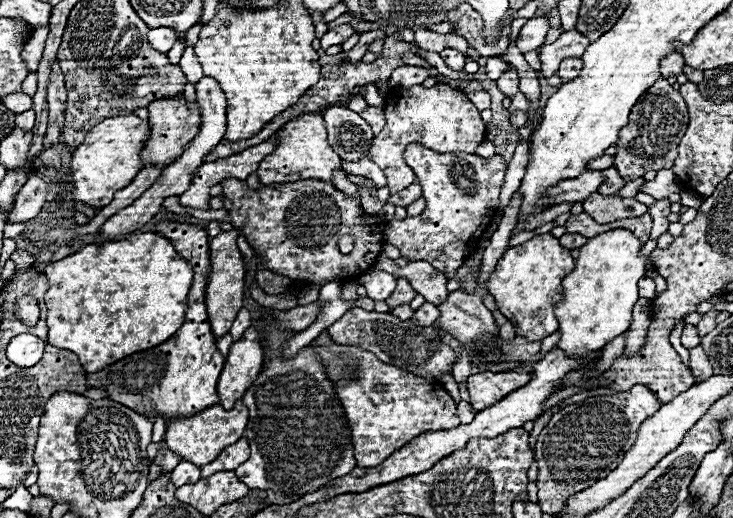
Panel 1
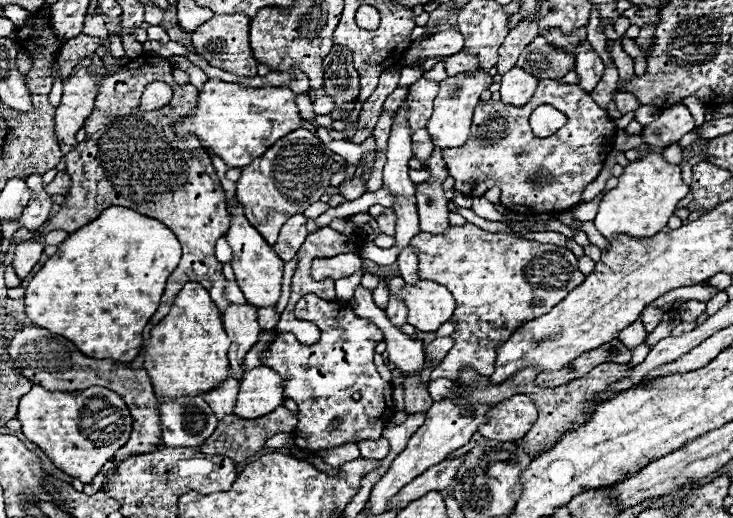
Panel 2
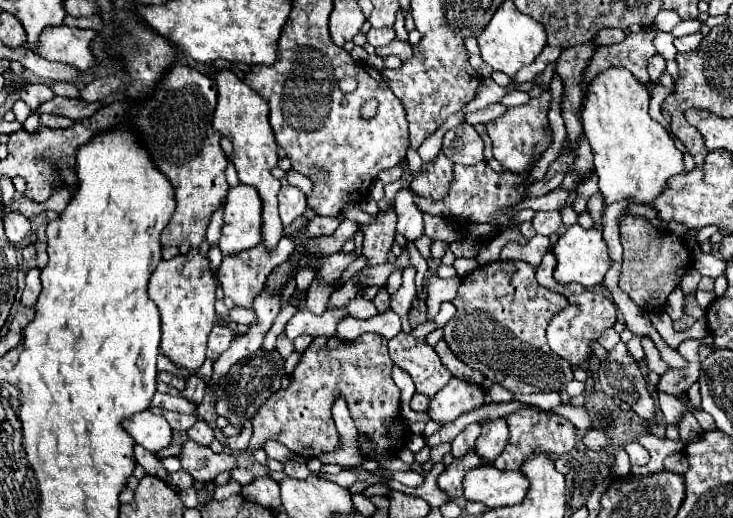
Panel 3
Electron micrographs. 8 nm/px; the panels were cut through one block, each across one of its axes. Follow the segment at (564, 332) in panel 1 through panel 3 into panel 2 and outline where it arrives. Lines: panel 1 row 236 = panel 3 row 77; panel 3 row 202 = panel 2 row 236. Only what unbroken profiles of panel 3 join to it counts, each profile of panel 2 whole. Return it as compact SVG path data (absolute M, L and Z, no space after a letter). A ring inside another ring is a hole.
M650 152L640 160L624 166L624 172L618 176L618 186L604 194L594 224L606 238L612 238L614 234L628 234L634 238L656 236L666 228L676 204L688 192L690 188L682 180L680 166L666 162L662 154Z

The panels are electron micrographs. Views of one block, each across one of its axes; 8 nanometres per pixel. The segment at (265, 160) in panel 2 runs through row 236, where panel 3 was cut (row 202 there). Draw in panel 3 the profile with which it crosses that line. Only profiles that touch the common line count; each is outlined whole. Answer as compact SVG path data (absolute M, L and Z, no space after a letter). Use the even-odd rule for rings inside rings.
M222 68L214 76L216 88L218 88L218 104L212 116L212 126L226 136L234 144L234 166L238 170L240 182L250 184L260 192L260 198L264 202L264 226L262 226L262 242L266 246L276 246L278 238L284 234L284 228L280 226L280 216L278 216L278 200L276 194L280 190L280 180L272 176L272 168L278 164L278 144L274 140L272 128L268 126L268 104L254 92L250 90L232 70Z

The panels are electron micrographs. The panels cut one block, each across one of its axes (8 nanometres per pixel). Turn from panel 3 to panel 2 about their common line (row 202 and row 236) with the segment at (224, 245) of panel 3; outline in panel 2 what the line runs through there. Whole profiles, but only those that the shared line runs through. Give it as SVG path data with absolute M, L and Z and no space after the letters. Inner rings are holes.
M234 198L234 210L230 212L230 228L226 234L226 240L234 252L232 268L236 272L236 282L242 288L246 300L258 308L266 308L278 302L280 288L282 288L282 270L284 262L278 258L278 254L272 250L272 246L252 228L252 224L244 216L244 206Z

